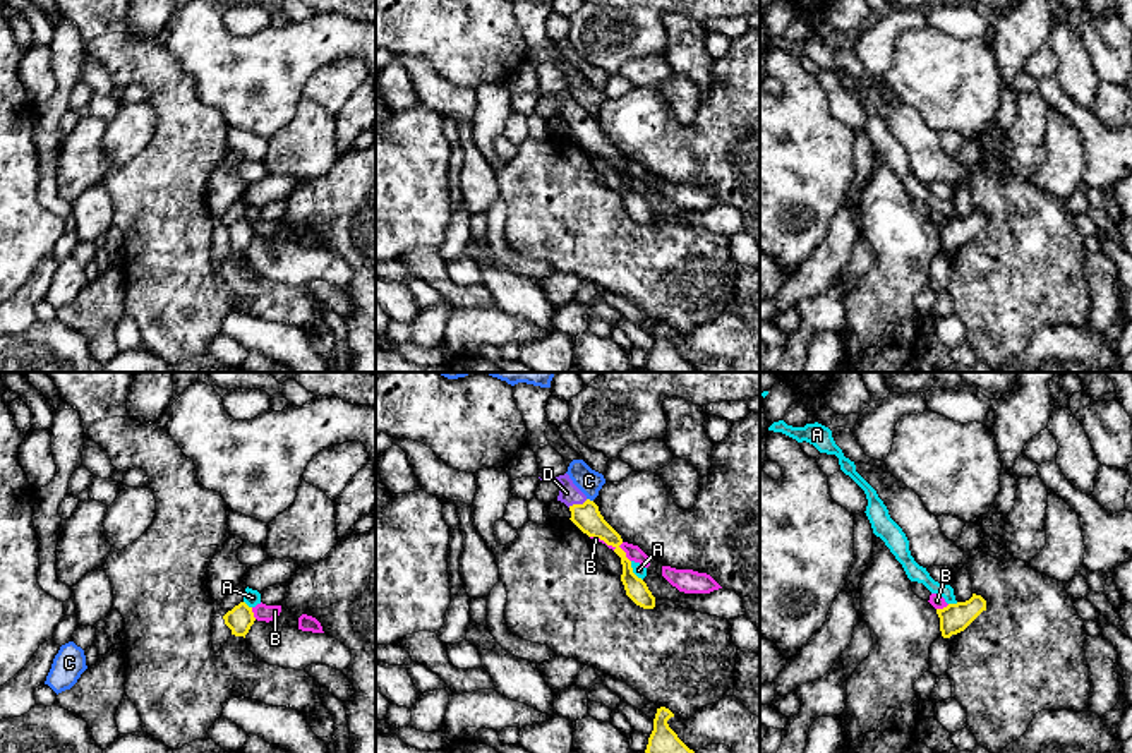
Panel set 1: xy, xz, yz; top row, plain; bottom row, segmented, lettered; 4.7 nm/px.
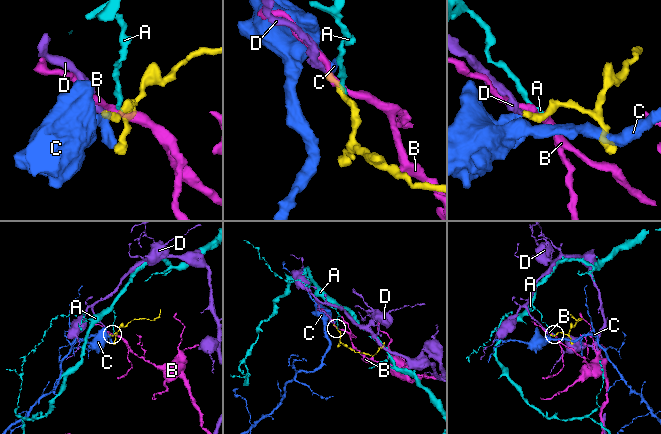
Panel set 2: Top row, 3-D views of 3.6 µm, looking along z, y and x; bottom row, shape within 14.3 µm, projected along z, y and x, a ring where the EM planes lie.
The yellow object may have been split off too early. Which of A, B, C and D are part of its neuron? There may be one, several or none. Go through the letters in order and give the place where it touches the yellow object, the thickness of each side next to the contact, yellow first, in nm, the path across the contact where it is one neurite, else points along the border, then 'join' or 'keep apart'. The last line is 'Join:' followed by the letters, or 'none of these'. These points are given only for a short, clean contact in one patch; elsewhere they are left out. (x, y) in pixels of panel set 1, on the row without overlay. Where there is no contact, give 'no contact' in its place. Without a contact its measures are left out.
A: xz (632, 187) | 100/60 nm | along xz (630, 177), (632, 186), (642, 196) | keep apart
B: yz (944, 223) | 140/70 nm | along yz (949, 220), (937, 225) | keep apart
C: xz (589, 115) | 130/120 nm | along xz (587, 114), (592, 117) | keep apart
D: xz (577, 120) | 130/100 nm | across xz (587, 132), (577, 120), (570, 110) | join
Join: D

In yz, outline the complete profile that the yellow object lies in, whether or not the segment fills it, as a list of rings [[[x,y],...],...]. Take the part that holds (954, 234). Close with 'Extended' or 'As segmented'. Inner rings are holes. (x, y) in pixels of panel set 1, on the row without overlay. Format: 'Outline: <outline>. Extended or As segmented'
Outline: [[[976,209],[966,218],[936,225],[942,252],[950,254],[952,250],[964,247],[983,226],[986,226],[986,216]]]. As segmented

